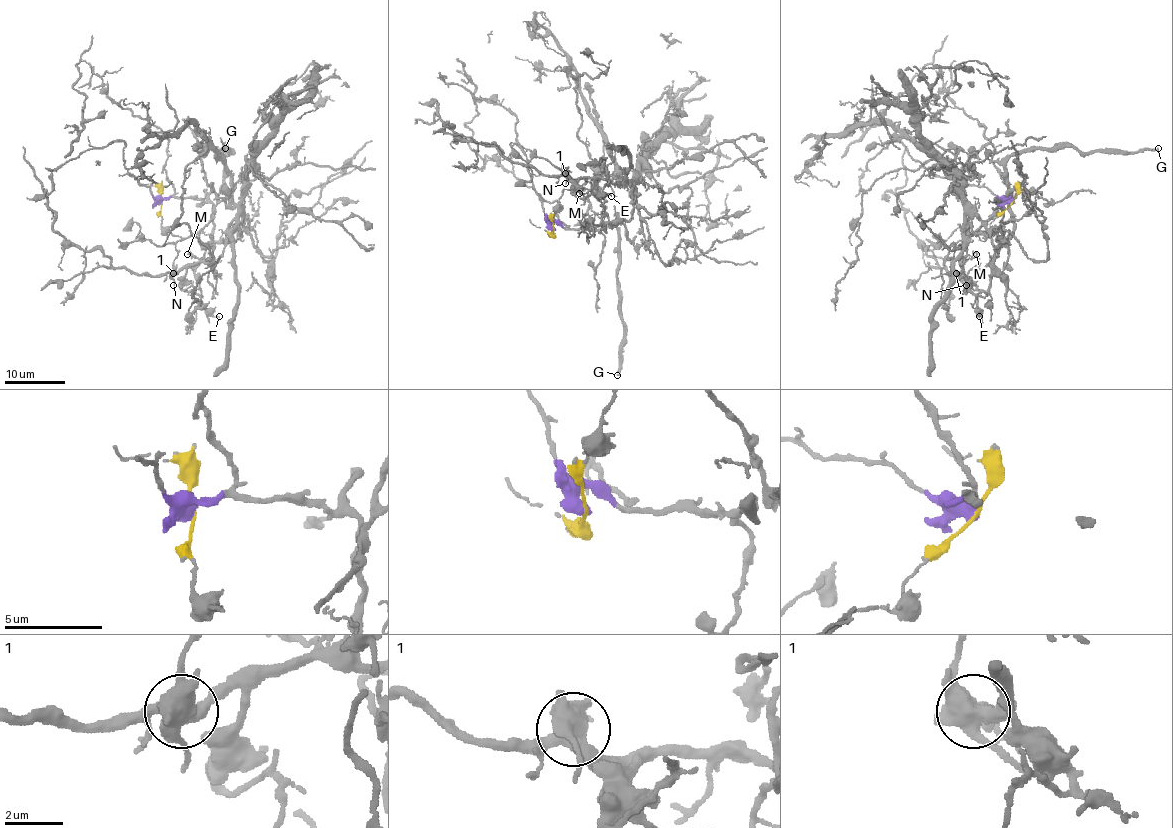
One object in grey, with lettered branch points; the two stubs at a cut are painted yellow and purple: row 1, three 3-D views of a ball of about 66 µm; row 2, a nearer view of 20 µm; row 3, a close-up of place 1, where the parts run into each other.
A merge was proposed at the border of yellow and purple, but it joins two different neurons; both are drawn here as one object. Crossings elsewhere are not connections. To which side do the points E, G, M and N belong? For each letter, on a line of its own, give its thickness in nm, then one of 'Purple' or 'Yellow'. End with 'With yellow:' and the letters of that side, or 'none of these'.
E: Thickness 110 nm. Purple
G: Thickness 180 nm. Yellow
M: Thickness 120 nm. Purple
N: Thickness 170 nm. Yellow
With yellow: G, N

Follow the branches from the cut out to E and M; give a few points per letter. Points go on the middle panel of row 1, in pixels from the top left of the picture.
E: (553, 229), (554, 221), (606, 231), (630, 218), (624, 182), (582, 177), (579, 197), (611, 196)
M: (553, 229), (554, 221), (606, 231), (608, 223), (630, 218), (633, 199), (624, 182), (595, 179), (579, 192)

